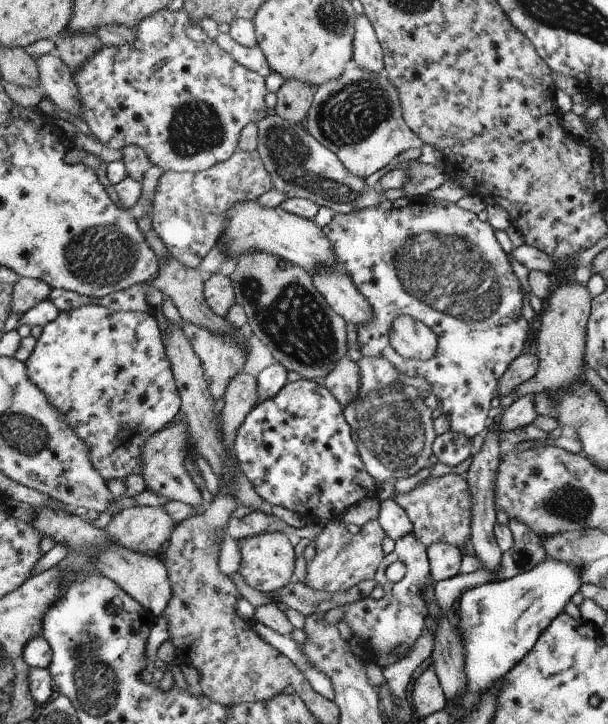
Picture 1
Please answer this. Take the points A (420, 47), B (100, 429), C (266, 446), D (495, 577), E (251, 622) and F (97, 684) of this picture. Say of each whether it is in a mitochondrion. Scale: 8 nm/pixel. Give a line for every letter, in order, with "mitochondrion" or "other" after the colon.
A: other
B: other
C: other
D: other
E: other
F: mitochondrion

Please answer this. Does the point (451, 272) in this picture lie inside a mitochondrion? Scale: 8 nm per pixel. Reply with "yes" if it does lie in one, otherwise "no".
yes

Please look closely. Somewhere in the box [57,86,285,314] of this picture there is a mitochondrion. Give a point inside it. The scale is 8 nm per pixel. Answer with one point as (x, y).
(100, 256)

